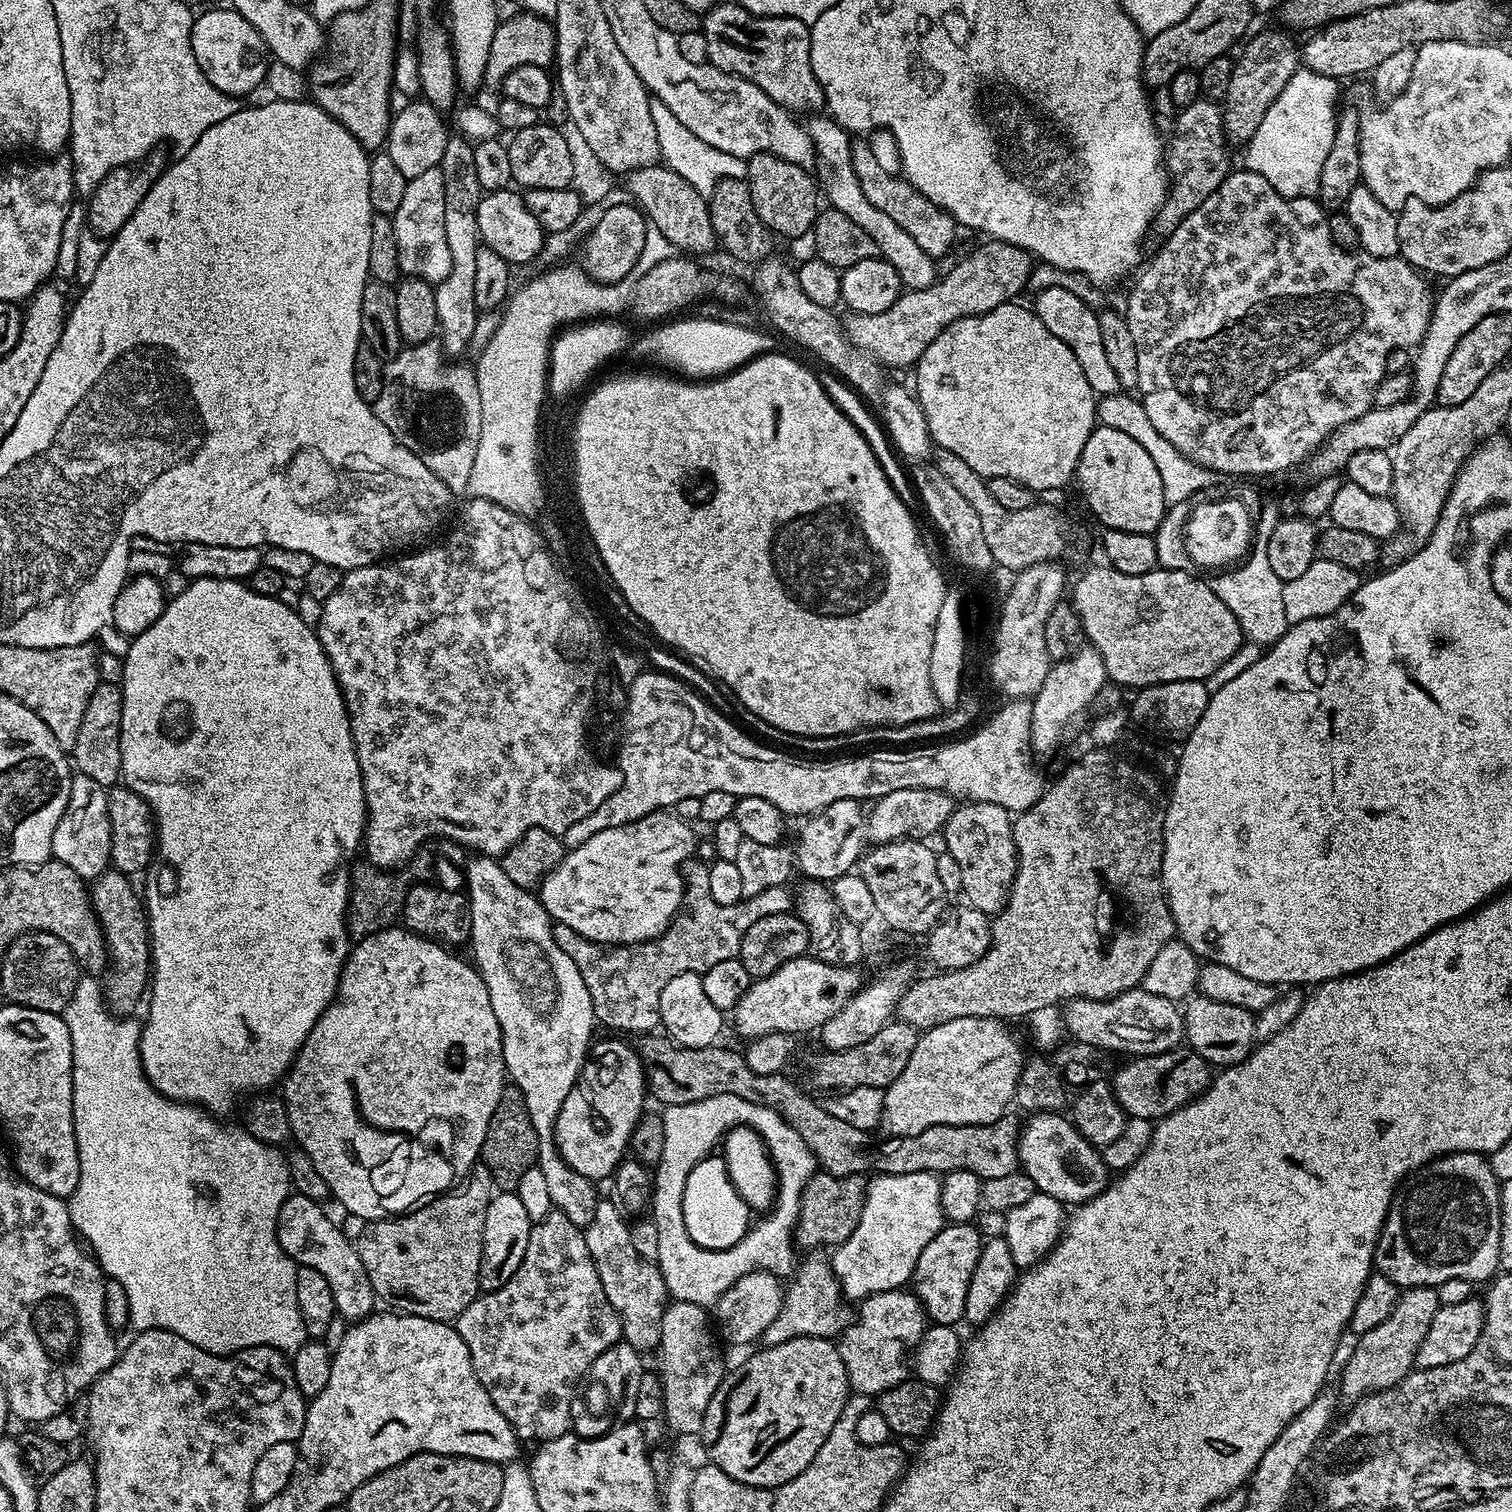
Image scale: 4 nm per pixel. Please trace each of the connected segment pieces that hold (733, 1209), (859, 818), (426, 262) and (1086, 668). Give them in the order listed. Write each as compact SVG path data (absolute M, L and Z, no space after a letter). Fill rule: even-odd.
M715 1154L704 1157L691 1168L683 1187L682 1210L688 1237L699 1248L714 1252L736 1245L748 1232L752 1220L748 1204L732 1184L723 1157Z
M842 799L832 802L803 823L798 844L794 846L794 858L807 879L834 882L859 863L866 844L866 812L862 808L861 801Z
M439 167L425 170L423 174L409 179L406 194L402 197L402 206L398 206L392 217L394 238L398 242L398 266L404 276L413 276L435 286L446 278L446 274L450 274L450 249L446 243L446 226L442 226L445 207L446 190L442 186L442 170Z
M1089 644L1082 645L1067 660L1055 661L1048 669L1046 681L1032 700L1032 747L1040 755L1052 751L1068 730L1082 718L1096 696L1107 685L1107 672L1102 656Z

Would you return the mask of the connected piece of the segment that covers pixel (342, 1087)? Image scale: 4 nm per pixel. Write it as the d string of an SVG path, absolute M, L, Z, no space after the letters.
M403 926L359 937L351 945L348 961L340 975L340 991L318 1018L314 1030L310 1030L296 1061L282 1081L282 1099L288 1107L292 1136L300 1143L297 1144L299 1151L306 1153L310 1162L314 1162L314 1170L322 1174L331 1199L336 1199L347 1215L360 1216L366 1222L385 1219L386 1214L403 1214L459 1184L480 1160L480 1147L484 1144L494 1106L498 1106L498 1098L502 1098L506 1087L502 1034L498 1018L494 1018L494 1010L490 1006L486 982L467 959L459 960L452 952L455 951Z

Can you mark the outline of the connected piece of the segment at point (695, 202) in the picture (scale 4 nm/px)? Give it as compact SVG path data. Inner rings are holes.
M657 162L627 173L626 189L649 224L658 226L676 250L684 254L705 254L717 247L718 241L708 213L706 196L688 184L674 170Z

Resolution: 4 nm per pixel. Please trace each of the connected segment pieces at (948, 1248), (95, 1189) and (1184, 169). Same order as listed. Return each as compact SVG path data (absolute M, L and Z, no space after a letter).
M948 1222L938 1234L934 1234L926 1250L922 1250L914 1266L910 1288L920 1299L920 1305L924 1307L932 1324L956 1326L964 1320L966 1290L970 1290L970 1274L974 1266L978 1266L981 1243L980 1230L975 1223Z
M81 975L78 986L74 986L74 994L64 1007L62 1015L70 1030L72 1043L74 1138L78 1146L80 1163L78 1186L74 1194L66 1200L68 1213L72 1219L72 1227L90 1249L91 1255L104 1271L105 1277L112 1279L113 1276L124 1287L124 1296L128 1299L128 1320L133 1324L133 1329L136 1332L145 1332L151 1328L170 1330L186 1338L186 1342L194 1342L194 1346L219 1356L230 1356L233 1352L240 1352L244 1348L257 1348L263 1344L278 1348L285 1354L298 1351L309 1339L304 1319L298 1310L296 1289L298 1265L279 1245L276 1233L280 1207L286 1202L292 1188L285 1153L279 1147L262 1143L243 1127L231 1128L230 1125L224 1124L228 1122L221 1122L211 1112L195 1104L185 1104L162 1095L149 1082L140 1061L141 1021L136 1021L136 1018L121 1018L109 1012L107 1004L104 1003L101 981L95 975Z
M1201 98L1190 106L1179 109L1180 117L1176 120L1176 129L1172 132L1172 140L1166 144L1166 167L1170 181L1168 197L1164 199L1163 206L1156 211L1156 219L1152 221L1151 231L1157 232L1160 238L1167 238L1187 216L1228 176L1228 148L1230 141L1224 134L1224 110L1217 101Z

